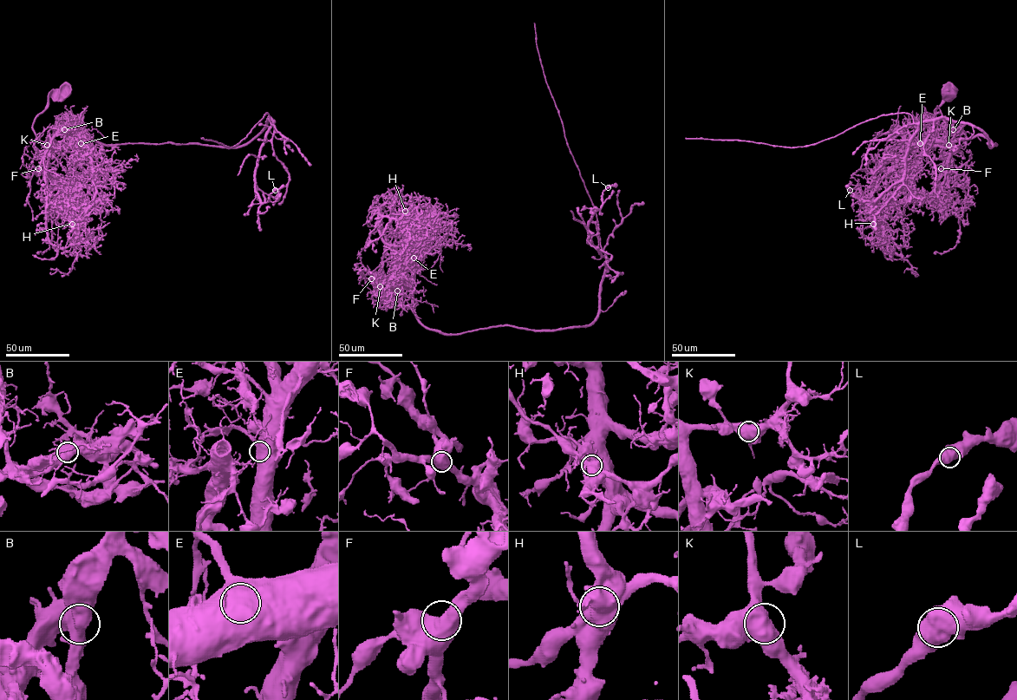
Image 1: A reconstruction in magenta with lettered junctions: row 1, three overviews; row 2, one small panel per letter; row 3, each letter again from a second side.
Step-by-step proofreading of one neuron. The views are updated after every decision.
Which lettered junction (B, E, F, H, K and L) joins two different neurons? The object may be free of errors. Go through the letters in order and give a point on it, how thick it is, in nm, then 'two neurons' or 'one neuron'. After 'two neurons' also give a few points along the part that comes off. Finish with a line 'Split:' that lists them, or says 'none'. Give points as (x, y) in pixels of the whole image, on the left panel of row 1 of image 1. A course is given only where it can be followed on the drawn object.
B: (64, 129) | 700 nm | one neuron
E: (81, 143) | 650 nm | one neuron
F: (38, 168) | 700 nm | one neuron
H: (72, 224) | 800 nm | two neurons
K: (47, 145) | 800 nm | one neuron
L: (275, 190) | 700 nm | one neuron
Split: H

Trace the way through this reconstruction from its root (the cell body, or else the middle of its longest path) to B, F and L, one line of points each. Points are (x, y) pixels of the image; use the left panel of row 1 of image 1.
B: (64, 94), (49, 96), (48, 104), (35, 118), (32, 131), (61, 166), (72, 173), (75, 144), (64, 129)
F: (64, 94), (49, 96), (32, 131), (73, 175), (72, 192), (58, 189), (44, 164), (38, 168)
L: (64, 94), (32, 131), (67, 173), (84, 135), (233, 147), (269, 118), (256, 192), (275, 190)

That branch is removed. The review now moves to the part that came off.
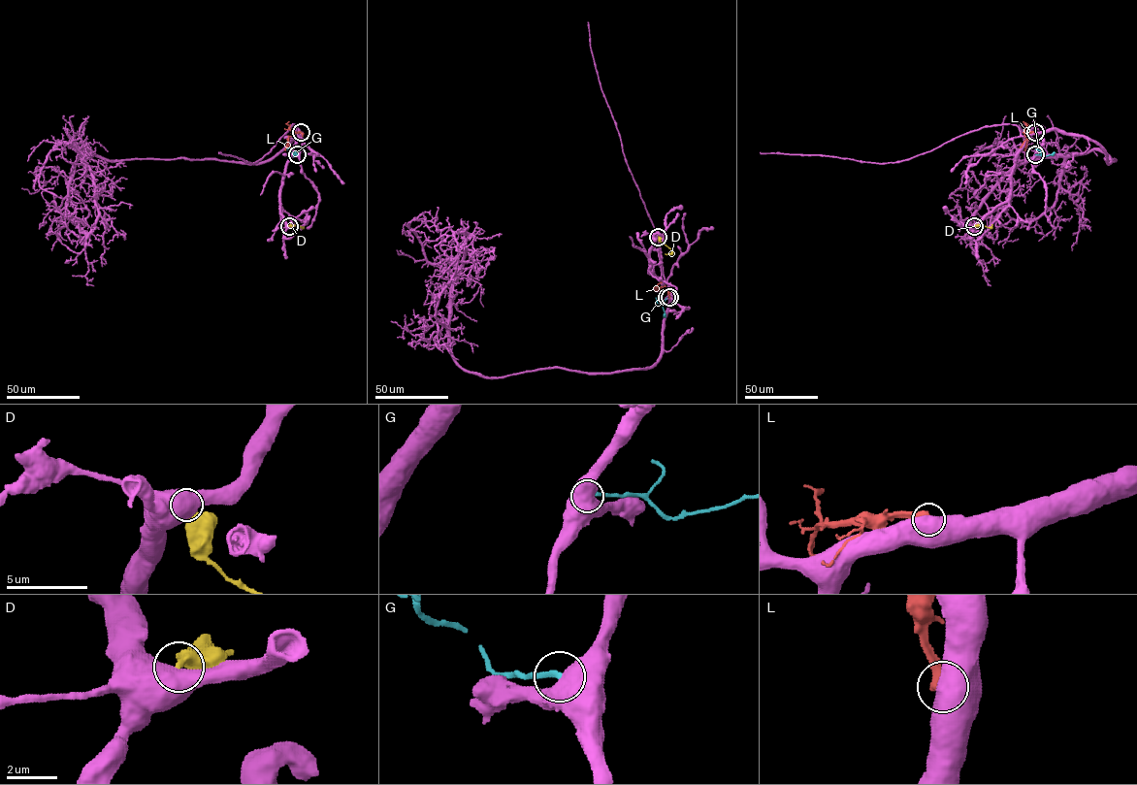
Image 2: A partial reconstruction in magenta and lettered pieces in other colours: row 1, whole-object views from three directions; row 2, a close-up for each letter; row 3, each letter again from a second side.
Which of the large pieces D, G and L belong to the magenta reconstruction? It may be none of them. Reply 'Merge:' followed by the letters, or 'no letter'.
Merge: no letter

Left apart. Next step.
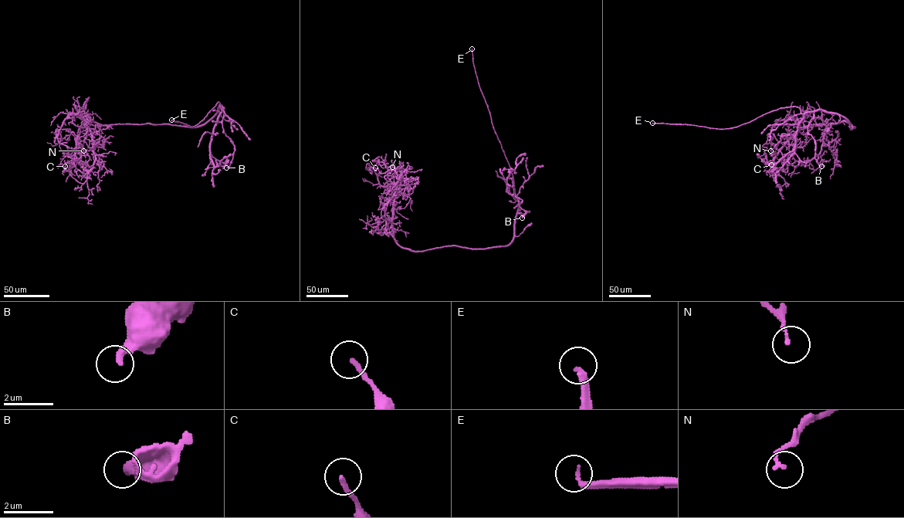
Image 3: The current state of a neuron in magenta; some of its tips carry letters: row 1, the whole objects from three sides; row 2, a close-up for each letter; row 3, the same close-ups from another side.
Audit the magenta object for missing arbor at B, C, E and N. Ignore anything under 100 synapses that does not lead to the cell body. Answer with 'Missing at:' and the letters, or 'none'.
Missing at: E

